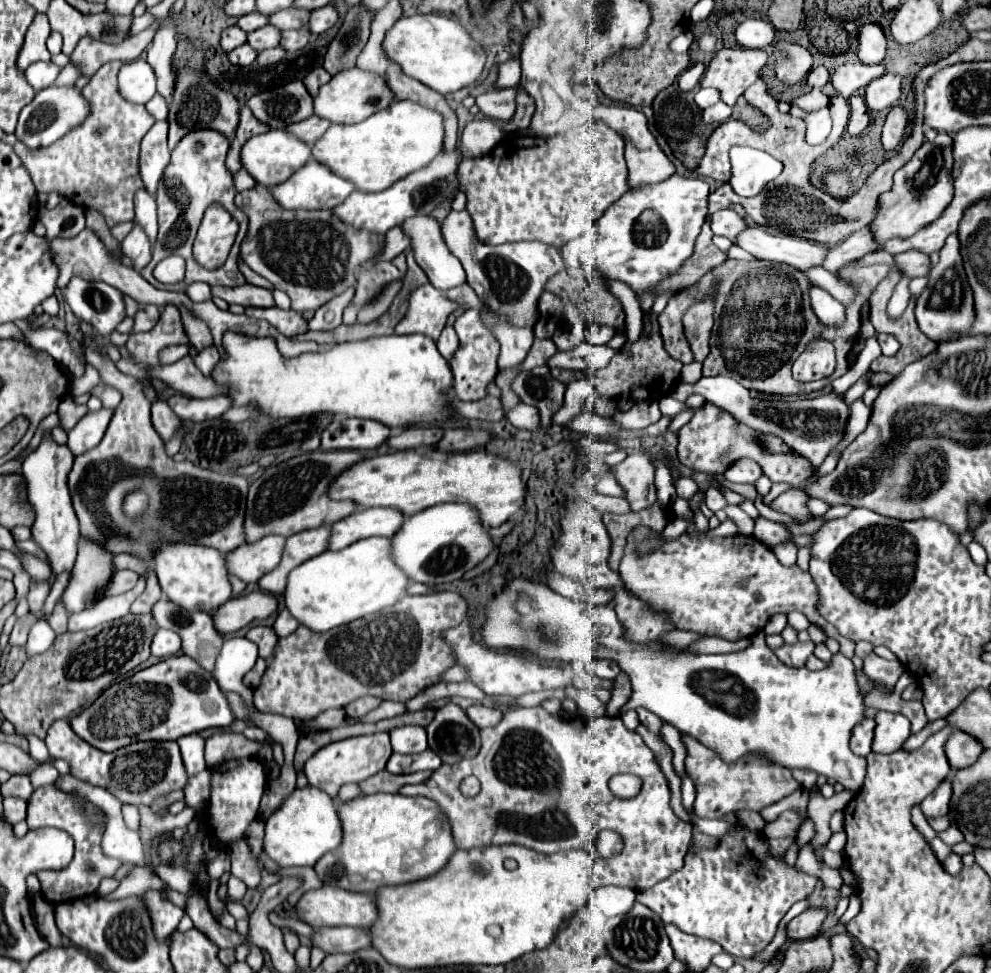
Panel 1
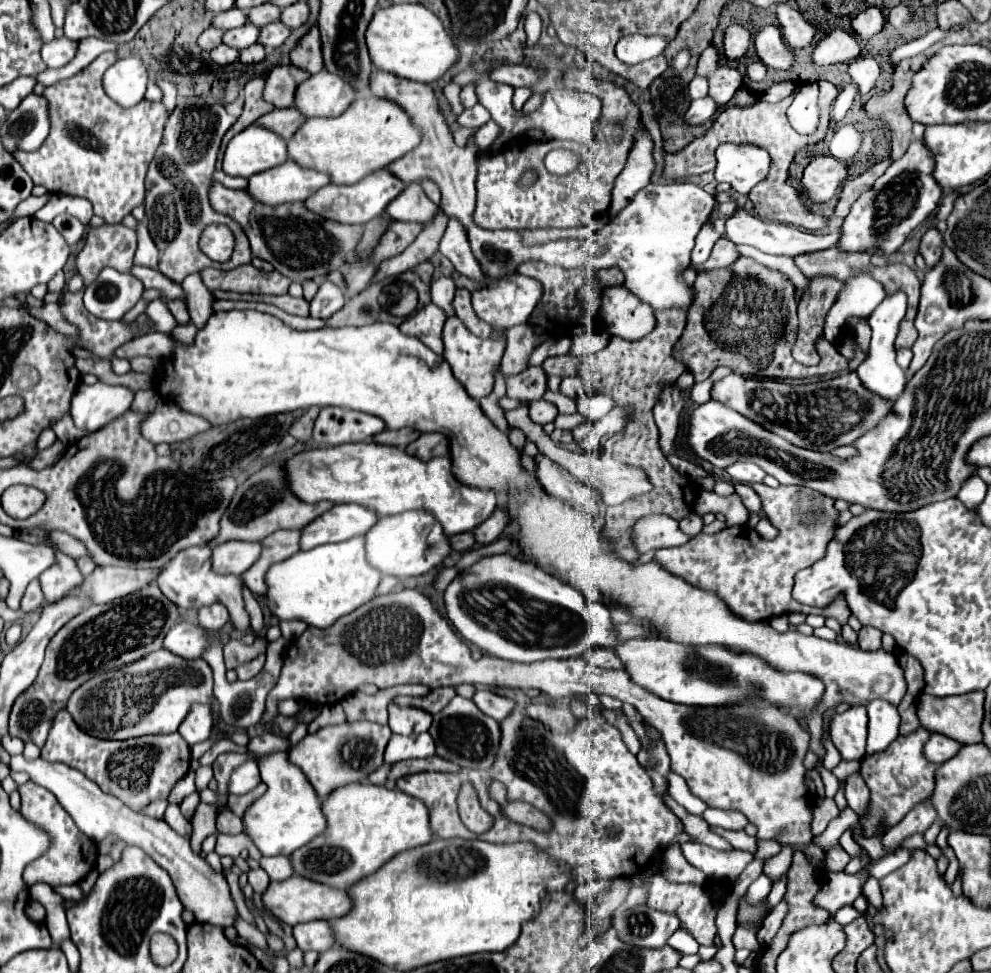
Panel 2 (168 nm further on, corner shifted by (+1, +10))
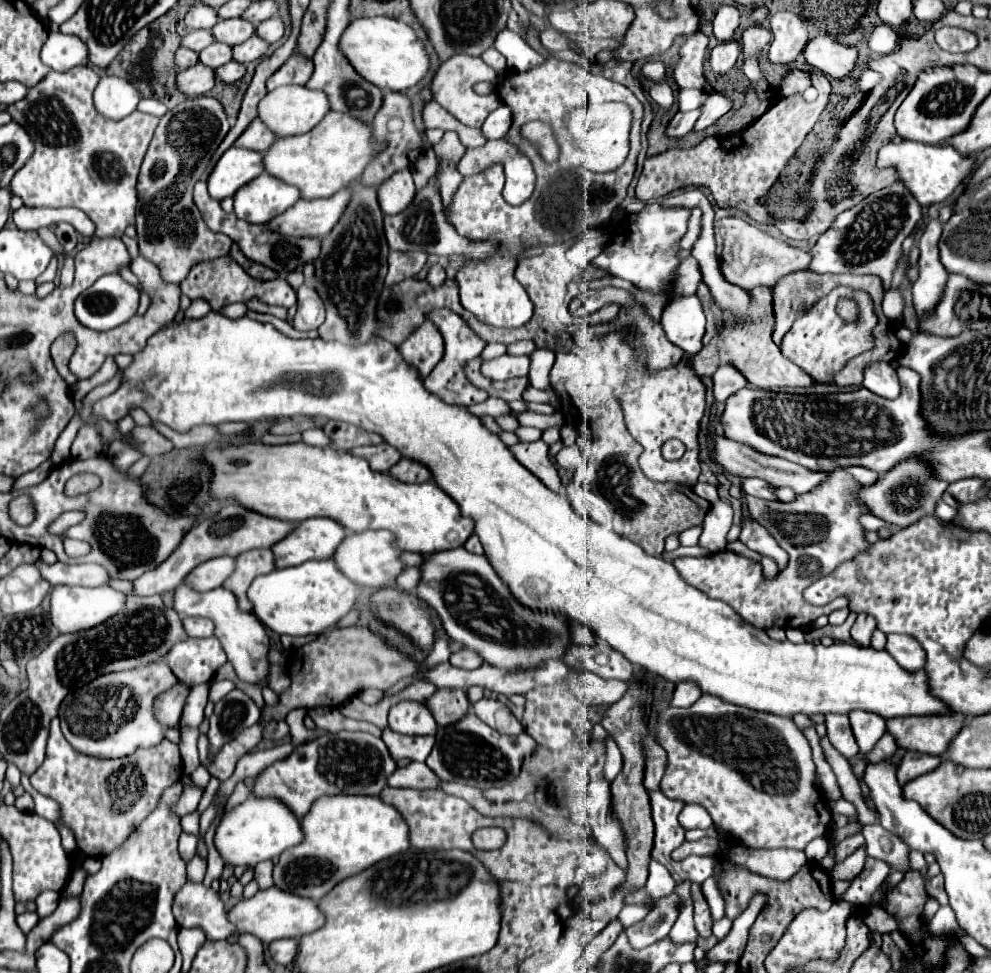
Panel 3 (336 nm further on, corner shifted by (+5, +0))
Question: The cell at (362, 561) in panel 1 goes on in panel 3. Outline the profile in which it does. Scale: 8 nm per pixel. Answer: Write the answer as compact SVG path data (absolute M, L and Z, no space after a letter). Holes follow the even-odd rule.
M310 560L300 566L274 570L266 576L258 576L246 596L254 606L258 620L276 634L288 636L306 636L320 634L326 628L336 626L336 622L346 616L354 602L360 598L360 586L352 580L346 580L332 560Z

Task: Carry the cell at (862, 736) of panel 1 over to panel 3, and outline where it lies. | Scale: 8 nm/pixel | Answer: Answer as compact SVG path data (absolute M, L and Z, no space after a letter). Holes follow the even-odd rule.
M826 714L826 728L828 728L828 738L832 746L844 756L852 758L858 754L858 744L854 740L854 734L850 732L850 722L848 716L844 714Z

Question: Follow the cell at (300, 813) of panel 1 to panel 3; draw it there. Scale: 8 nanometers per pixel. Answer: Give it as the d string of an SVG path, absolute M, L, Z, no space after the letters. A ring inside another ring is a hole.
M248 798L246 802L234 806L230 812L224 812L220 818L220 824L216 826L214 834L214 846L220 854L220 858L230 864L230 866L256 866L262 860L276 860L286 848L302 842L302 830L300 830L300 820L276 798Z

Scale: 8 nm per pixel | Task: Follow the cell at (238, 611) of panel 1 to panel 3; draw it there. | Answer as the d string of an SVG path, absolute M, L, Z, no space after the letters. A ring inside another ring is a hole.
M184 618L182 624L186 634L192 638L206 638L214 634L214 624L210 624L206 618Z

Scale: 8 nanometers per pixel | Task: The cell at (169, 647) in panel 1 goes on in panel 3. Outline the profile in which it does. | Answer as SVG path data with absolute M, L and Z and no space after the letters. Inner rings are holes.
M216 636L188 638L168 652L166 662L178 682L194 686L210 682L216 670L226 664L226 654Z

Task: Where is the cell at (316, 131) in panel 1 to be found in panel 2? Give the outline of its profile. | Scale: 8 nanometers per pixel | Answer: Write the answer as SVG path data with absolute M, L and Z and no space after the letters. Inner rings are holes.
M286 108L286 110L272 110L270 114L258 118L256 124L266 126L266 128L274 130L276 134L282 134L282 138L290 140L304 122L306 122L306 116L300 110Z

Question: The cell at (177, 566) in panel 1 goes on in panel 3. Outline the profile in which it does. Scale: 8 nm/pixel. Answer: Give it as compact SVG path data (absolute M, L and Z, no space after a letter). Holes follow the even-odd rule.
M184 584L176 588L174 594L174 610L184 616L200 616L208 618L214 622L214 636L220 640L228 662L234 666L238 678L242 682L250 684L268 684L268 674L270 674L270 664L268 664L268 650L270 650L270 638L262 626L262 622L250 614L250 612L240 612L236 604L236 596L230 590L220 588L214 592L194 592L192 588L186 588Z

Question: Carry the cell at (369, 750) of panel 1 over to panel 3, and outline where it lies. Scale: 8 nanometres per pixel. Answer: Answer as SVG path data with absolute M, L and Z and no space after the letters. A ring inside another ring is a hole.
M336 732L322 734L312 742L298 746L288 758L278 760L256 774L252 794L256 798L278 798L298 818L302 818L312 802L326 794L366 794L378 796L388 786L388 776L396 770L396 762L390 756L382 738L368 732Z

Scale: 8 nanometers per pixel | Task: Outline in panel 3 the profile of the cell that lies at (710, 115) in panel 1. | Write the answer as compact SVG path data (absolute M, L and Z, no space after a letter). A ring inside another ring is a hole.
M700 110L676 112L676 116L666 126L666 136L668 138L682 138L682 136L686 136L692 130L694 122L698 120L698 116L700 116Z

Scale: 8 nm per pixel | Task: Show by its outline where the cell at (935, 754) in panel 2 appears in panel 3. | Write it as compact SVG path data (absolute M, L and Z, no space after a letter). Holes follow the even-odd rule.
M906 752L896 770L898 784L904 786L906 782L910 782L914 778L932 772L938 764L940 764L940 758L936 758L936 756L922 756L920 752Z

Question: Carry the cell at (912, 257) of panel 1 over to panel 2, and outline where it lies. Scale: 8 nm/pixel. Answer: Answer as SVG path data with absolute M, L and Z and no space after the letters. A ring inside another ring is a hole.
M928 230L924 236L922 236L922 242L920 242L920 254L922 258L926 260L926 266L932 268L938 258L942 256L942 236L938 230Z

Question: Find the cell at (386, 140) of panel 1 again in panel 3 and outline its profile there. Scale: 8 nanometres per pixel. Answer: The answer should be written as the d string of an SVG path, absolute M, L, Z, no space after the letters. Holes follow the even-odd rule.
M328 112L324 120L302 136L278 138L262 156L264 170L274 178L300 188L300 198L314 200L332 196L346 188L350 180L358 178L372 156L380 150L380 144L372 142L372 126L354 120L342 112Z

